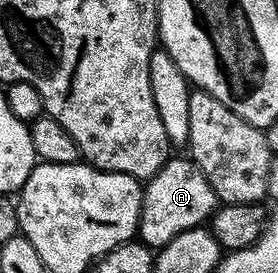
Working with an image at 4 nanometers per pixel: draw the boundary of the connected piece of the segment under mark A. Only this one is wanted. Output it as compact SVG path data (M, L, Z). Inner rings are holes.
M169 156L167 163L154 176L147 178L142 192L144 198L140 208L138 237L153 251L166 247L166 243L170 243L170 239L175 239L176 236L182 235L182 231L201 228L218 208L214 187L210 187L210 183L206 183L206 175L202 175L200 168L187 156Z

